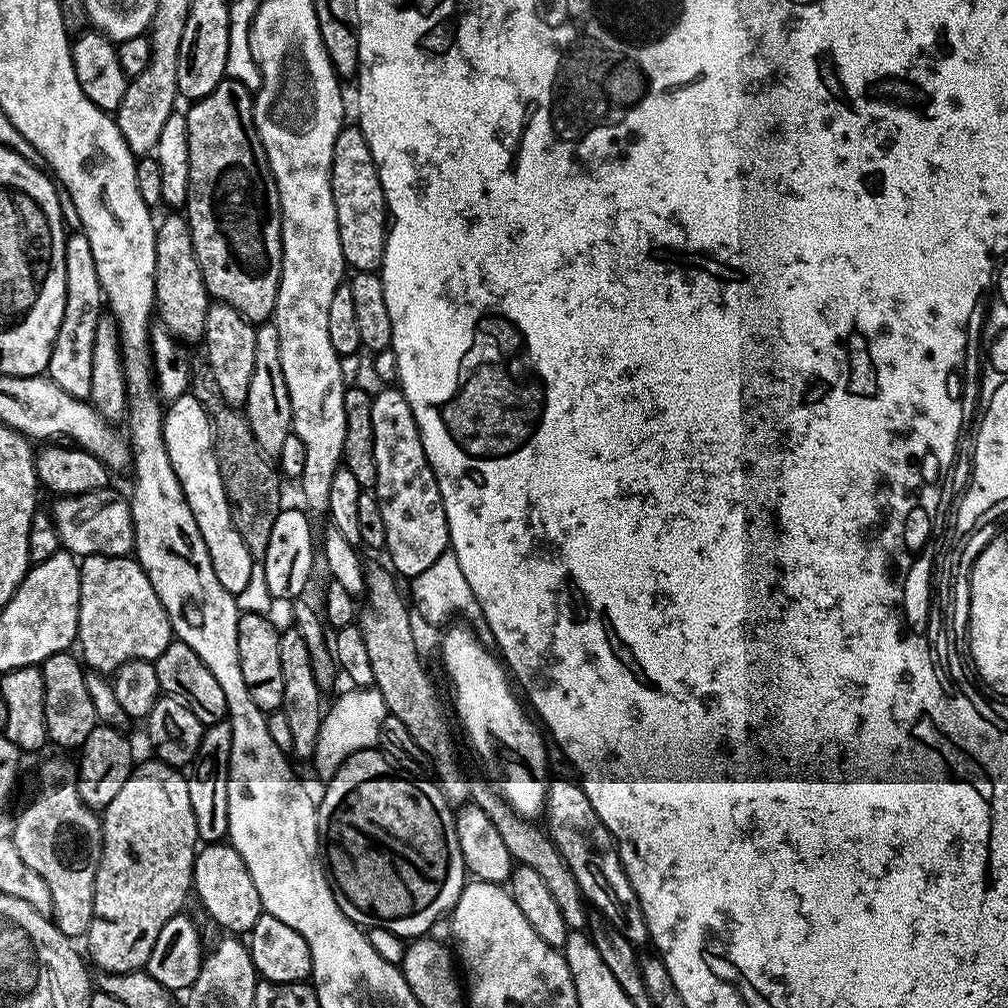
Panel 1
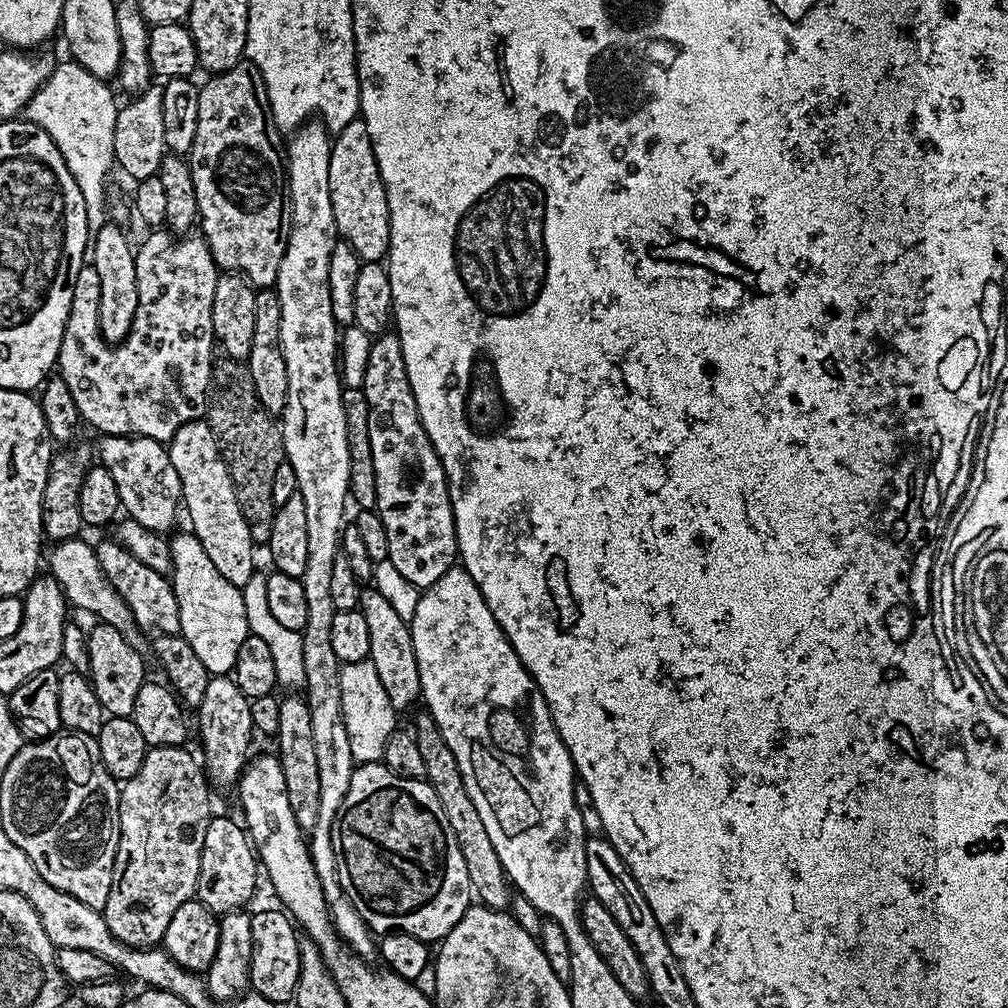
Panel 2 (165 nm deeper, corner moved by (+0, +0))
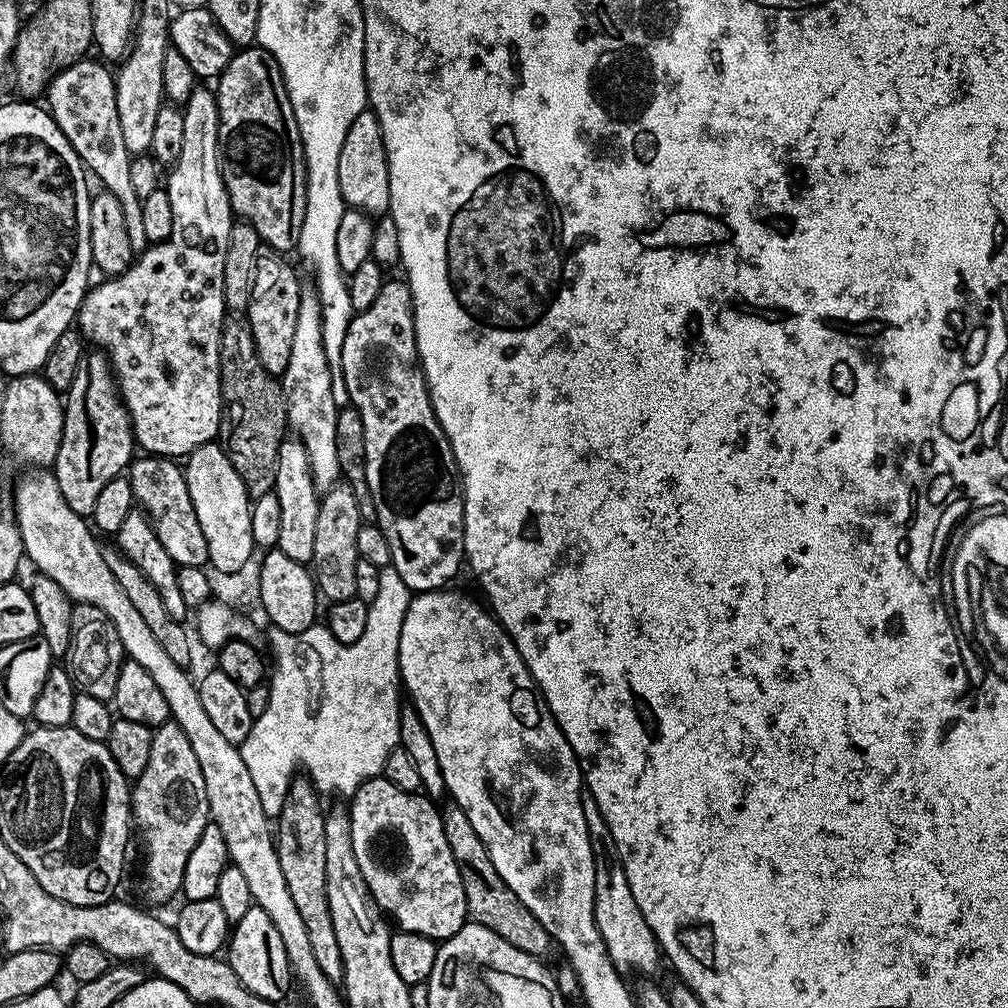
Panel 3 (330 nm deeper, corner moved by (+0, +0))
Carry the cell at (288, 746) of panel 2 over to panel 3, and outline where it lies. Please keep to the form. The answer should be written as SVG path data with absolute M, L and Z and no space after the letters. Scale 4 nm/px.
M293 779L278 817L280 825L277 823L274 828L274 843L282 866L282 878L286 878L290 899L306 925L306 935L318 967L332 984L340 986L344 982L344 963L334 921L330 918L330 902L326 898L326 808L320 805L320 800L321 793L311 780Z

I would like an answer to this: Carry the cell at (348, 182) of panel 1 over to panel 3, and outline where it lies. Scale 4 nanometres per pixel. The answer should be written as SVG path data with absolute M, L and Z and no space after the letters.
M365 110L350 122L346 138L342 142L342 154L338 157L338 187L342 190L345 205L367 212L373 218L379 218L388 212L390 202L390 170L388 155L382 138L382 126L375 112Z

